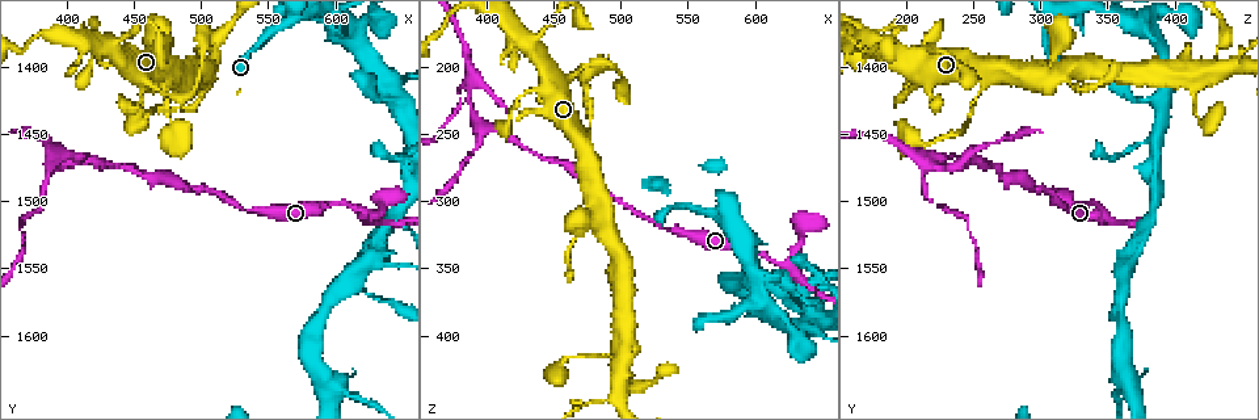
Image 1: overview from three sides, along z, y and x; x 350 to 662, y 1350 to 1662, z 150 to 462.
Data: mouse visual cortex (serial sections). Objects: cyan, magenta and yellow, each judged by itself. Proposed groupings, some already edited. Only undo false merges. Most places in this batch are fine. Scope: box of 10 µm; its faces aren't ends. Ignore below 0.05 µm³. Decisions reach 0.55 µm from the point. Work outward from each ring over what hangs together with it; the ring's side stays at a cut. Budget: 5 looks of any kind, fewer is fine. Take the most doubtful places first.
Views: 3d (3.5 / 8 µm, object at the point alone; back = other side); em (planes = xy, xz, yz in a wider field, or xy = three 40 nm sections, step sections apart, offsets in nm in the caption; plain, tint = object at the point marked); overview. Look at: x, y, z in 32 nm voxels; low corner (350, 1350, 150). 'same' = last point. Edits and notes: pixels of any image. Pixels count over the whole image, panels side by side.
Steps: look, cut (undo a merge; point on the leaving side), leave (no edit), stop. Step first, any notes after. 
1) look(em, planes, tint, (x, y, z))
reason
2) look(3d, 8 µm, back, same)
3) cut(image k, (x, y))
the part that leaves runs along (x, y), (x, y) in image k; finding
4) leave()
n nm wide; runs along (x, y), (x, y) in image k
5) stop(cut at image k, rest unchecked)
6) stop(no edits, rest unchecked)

look(3d, 8 µm, back, (384, 1474, 214))
abrupt turn

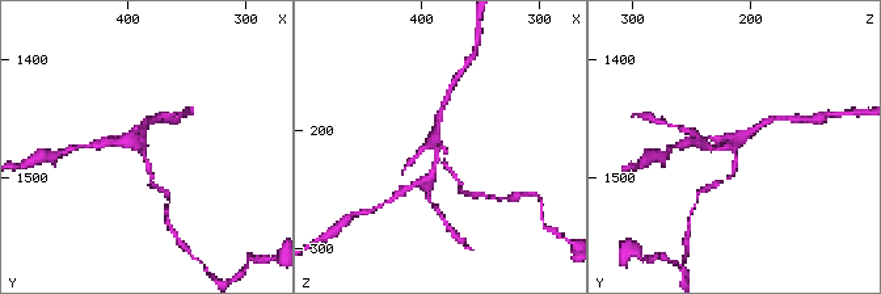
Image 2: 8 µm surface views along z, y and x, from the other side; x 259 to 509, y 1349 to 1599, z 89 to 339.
look(3d, 3.5 µm, same)

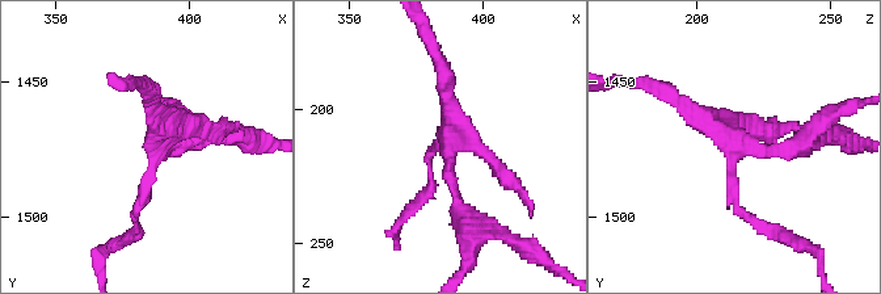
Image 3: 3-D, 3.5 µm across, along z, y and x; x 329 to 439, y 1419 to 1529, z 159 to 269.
look(em, xy, step 1, tint, (388, 1476, 215))

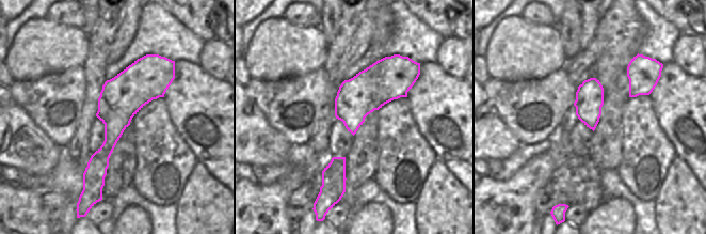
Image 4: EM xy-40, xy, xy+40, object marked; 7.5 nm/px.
leave()
runs along (809, 138), (734, 150), (671, 93) in image 3; all the same cell

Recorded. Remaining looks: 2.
look(3d, 8 µm, (464, 1416, 204))
sharp bend

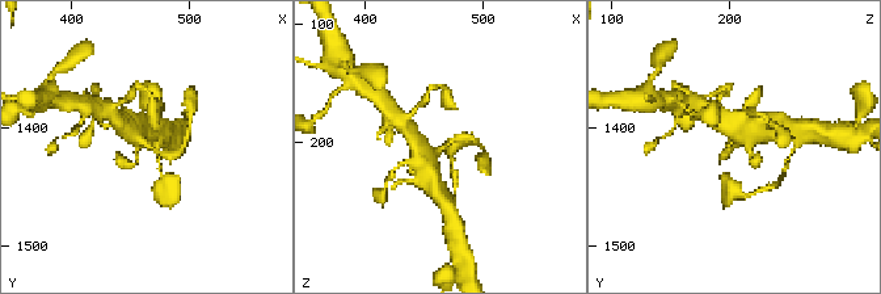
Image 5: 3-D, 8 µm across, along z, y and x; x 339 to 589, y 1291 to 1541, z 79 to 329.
look(em, planes, tint, same)
arms of 200, 500 nm

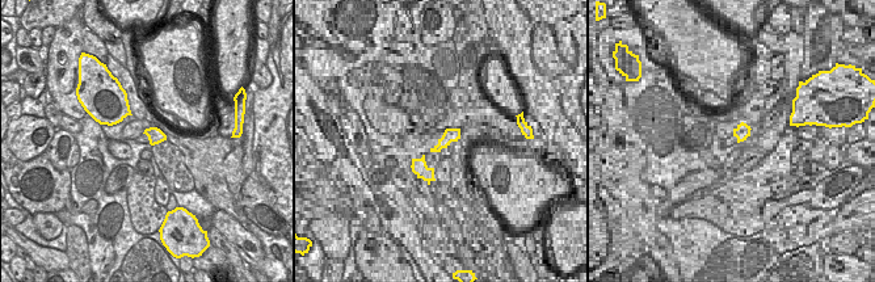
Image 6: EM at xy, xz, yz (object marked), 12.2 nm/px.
leave()
200 nm wide; runs along (431, 179), (437, 151), (472, 139) in image 5; continuous, no second cell

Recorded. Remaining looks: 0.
stop(no edits, rest unchecked)

